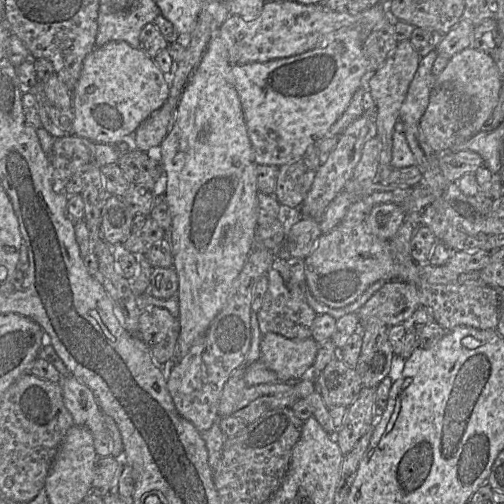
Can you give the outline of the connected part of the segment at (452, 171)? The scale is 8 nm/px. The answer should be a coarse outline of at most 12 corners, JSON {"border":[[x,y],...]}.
{"border":[[469,150],[440,154],[449,182],[475,173],[482,157]]}

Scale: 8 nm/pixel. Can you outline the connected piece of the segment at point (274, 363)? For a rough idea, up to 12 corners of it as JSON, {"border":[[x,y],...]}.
{"border":[[264,334],[260,359],[281,382],[312,371],[312,336],[291,340]]}

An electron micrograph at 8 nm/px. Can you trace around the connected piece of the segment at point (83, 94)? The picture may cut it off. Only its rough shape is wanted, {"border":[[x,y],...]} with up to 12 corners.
{"border":[[125,41],[95,47],[73,135],[124,141],[166,102],[164,73]]}

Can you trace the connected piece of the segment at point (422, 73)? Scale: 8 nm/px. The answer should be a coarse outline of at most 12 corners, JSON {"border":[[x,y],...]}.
{"border":[[434,49],[419,61],[399,111],[404,123],[419,124],[434,83]]}

